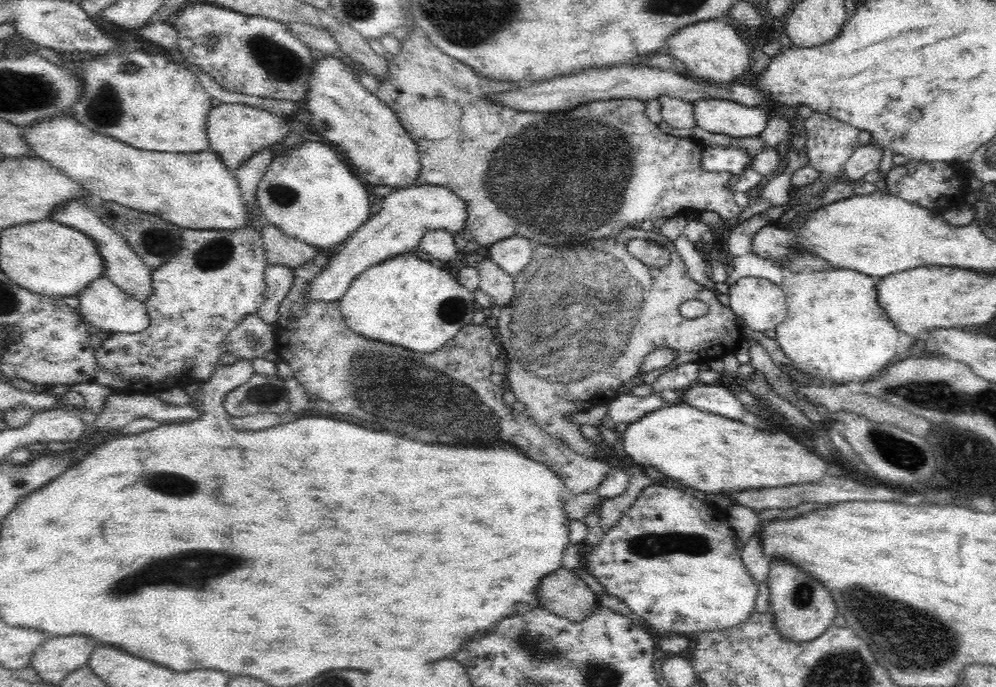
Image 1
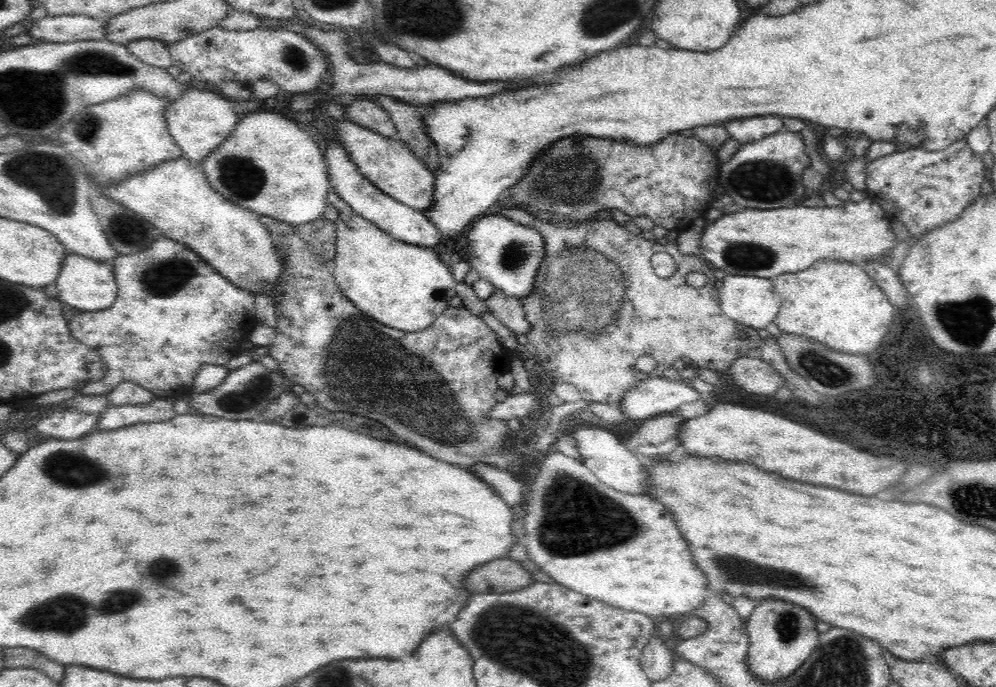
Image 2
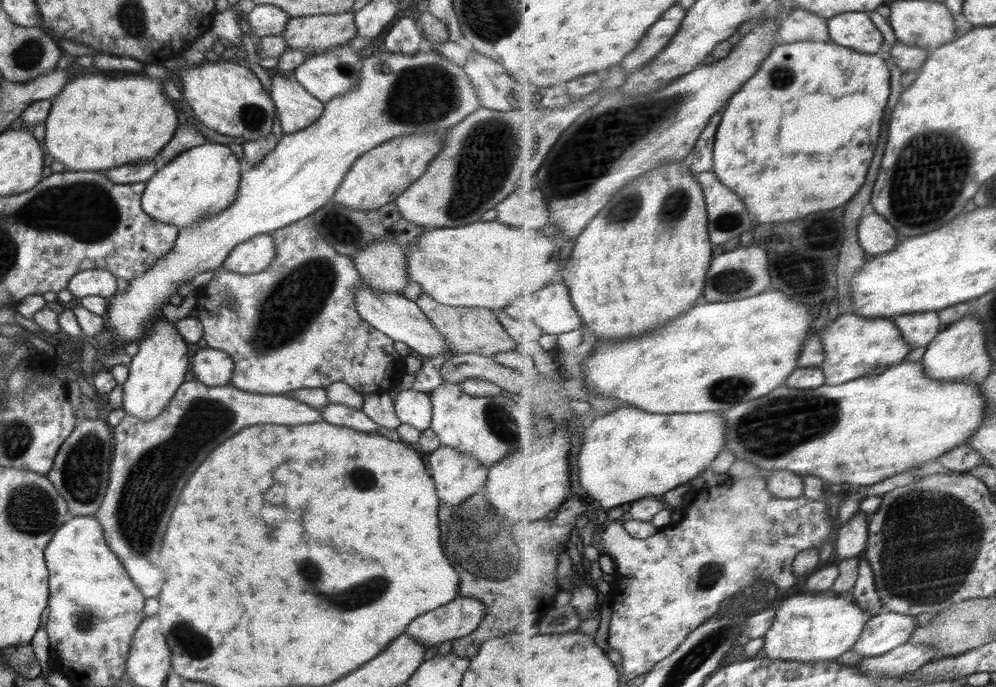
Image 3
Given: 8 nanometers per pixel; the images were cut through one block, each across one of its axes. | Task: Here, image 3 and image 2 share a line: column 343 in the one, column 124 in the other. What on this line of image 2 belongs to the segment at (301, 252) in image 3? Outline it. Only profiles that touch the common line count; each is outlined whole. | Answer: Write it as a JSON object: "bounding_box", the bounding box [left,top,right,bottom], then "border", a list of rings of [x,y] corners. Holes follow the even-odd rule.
{"bounding_box":[69,236,258,399],"border":[[[162,236],[153,241],[148,248],[140,252],[129,255],[118,254],[113,258],[112,265],[114,278],[118,285],[117,295],[113,305],[110,306],[109,309],[99,311],[81,311],[82,314],[78,314],[78,316],[74,316],[74,318],[69,318],[71,336],[78,340],[78,342],[93,348],[102,357],[106,368],[104,378],[89,381],[87,384],[76,388],[80,395],[106,395],[112,392],[120,382],[133,382],[134,384],[146,388],[146,390],[150,390],[155,398],[167,397],[174,399],[183,397],[192,391],[194,379],[196,378],[196,374],[198,374],[198,368],[200,368],[202,364],[214,364],[216,366],[225,366],[228,364],[228,361],[233,356],[220,356],[220,354],[222,354],[222,352],[230,352],[228,348],[236,346],[238,340],[242,340],[242,338],[240,338],[242,332],[245,332],[247,335],[258,324],[254,316],[254,294],[232,284],[226,277],[216,272],[207,262],[204,262],[201,256],[198,256],[198,254],[190,250],[184,244],[180,244],[171,238]]]}

